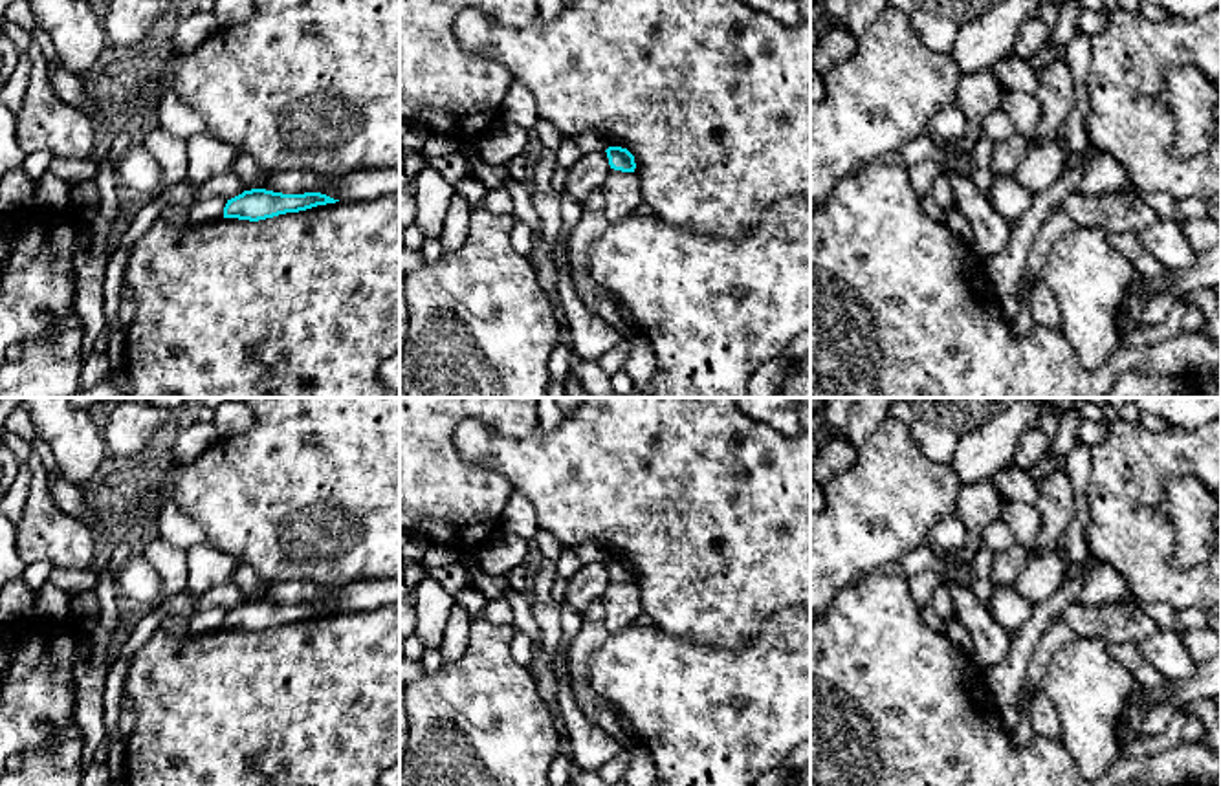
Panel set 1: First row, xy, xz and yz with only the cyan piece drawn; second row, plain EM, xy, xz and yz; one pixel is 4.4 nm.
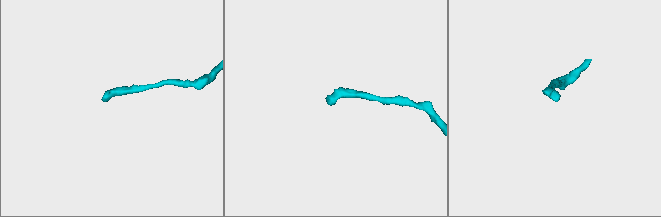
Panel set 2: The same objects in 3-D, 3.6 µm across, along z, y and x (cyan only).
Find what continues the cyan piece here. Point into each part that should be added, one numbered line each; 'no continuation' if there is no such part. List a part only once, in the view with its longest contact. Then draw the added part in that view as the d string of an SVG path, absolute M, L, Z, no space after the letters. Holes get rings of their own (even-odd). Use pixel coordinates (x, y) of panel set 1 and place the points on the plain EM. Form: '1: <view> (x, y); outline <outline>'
no continuation

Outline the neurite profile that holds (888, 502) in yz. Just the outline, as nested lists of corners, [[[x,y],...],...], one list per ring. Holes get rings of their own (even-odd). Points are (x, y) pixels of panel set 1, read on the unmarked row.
[[[891,416],[882,420],[858,447],[856,462],[825,486],[825,508],[810,513],[810,625],[847,584],[926,546],[933,528],[957,515],[961,489],[955,467],[931,462],[913,440],[909,425]]]

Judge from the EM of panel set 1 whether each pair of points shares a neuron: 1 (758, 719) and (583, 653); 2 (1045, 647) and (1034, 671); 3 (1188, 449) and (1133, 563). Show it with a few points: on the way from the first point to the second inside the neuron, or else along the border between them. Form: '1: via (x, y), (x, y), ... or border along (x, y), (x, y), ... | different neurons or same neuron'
1: border along (611, 633), (587, 667), (587, 686), (598, 697) | different neurons
2: via (1044, 653), (1038, 665) | same neuron
3: via (1159, 471), (1130, 501), (1132, 534) | same neuron

